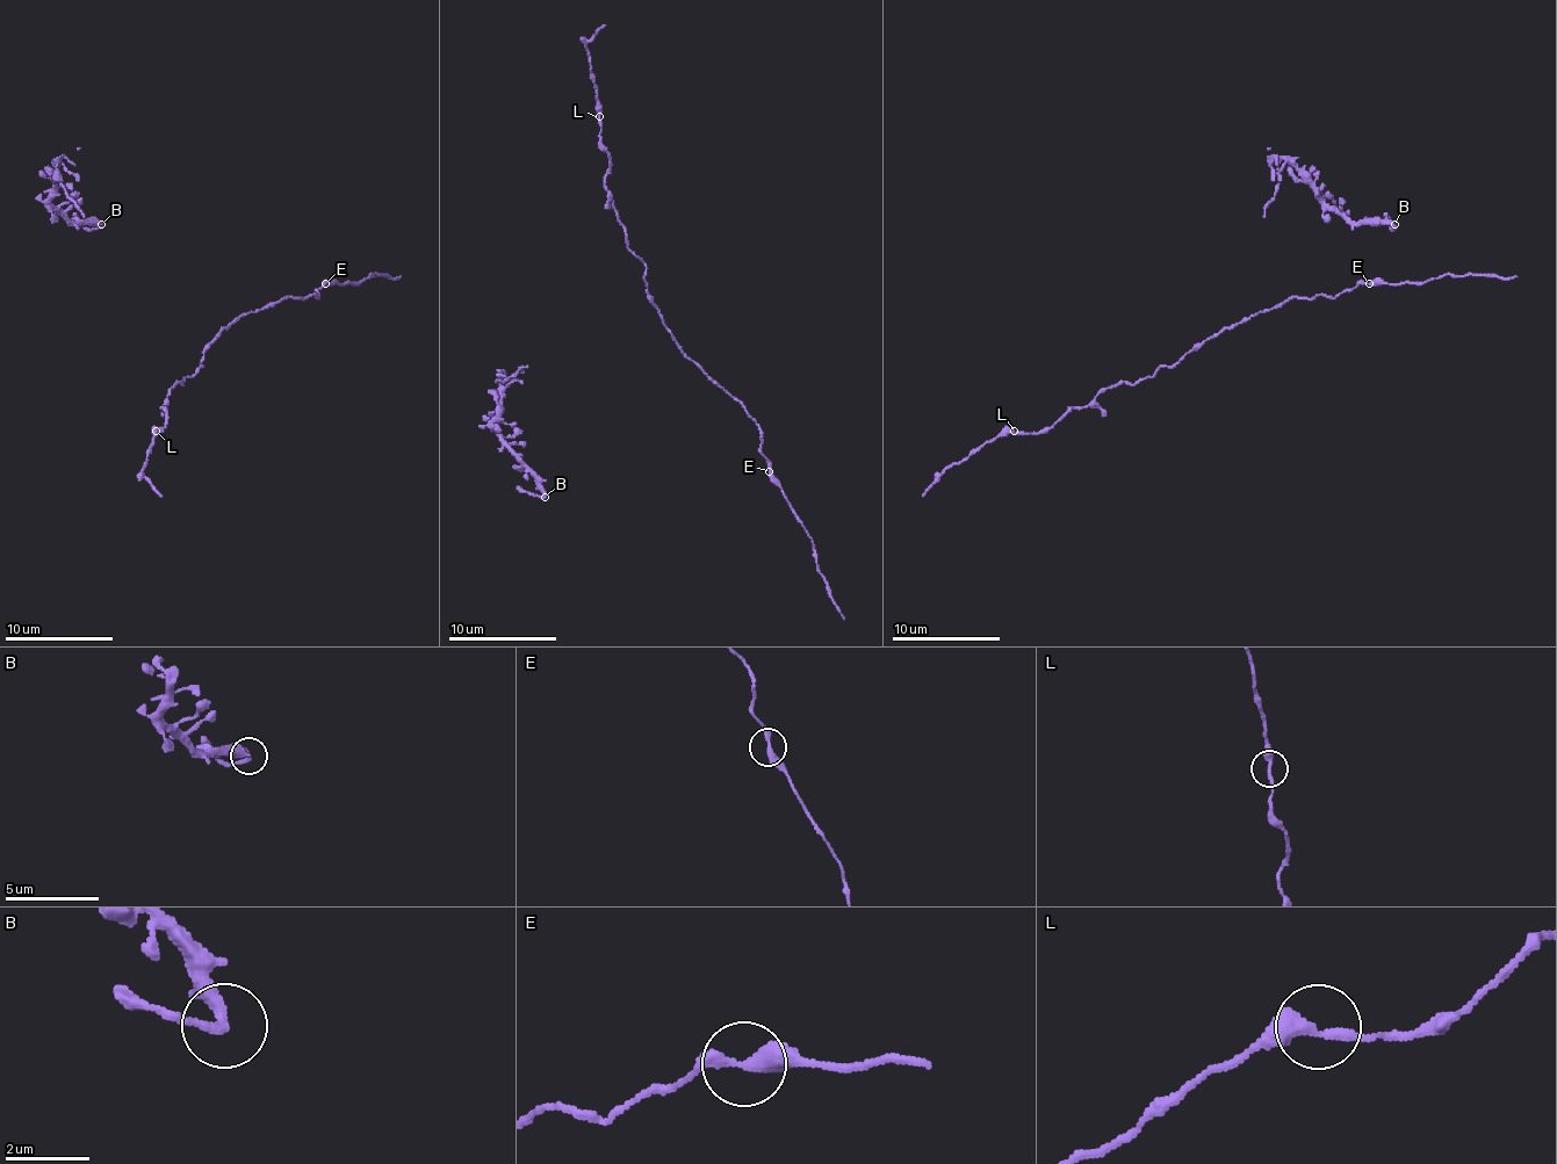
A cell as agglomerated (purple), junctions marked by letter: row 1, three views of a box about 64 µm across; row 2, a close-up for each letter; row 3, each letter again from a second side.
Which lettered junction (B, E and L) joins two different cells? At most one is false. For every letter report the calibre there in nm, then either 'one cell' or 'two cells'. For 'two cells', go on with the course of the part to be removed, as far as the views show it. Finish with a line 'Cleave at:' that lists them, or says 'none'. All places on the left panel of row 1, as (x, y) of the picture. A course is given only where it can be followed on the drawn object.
B: 240 nm thick; one cell
E: 340 nm thick; one cell
L: 320 nm thick; one cell
Cleave at: none

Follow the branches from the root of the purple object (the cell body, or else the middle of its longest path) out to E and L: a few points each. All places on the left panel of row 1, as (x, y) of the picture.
E: (221, 327), (286, 297), (318, 295), (318, 289), (326, 284)
L: (221, 327), (204, 349), (201, 366), (168, 392), (160, 406), (166, 423), (158, 433), (156, 431)

